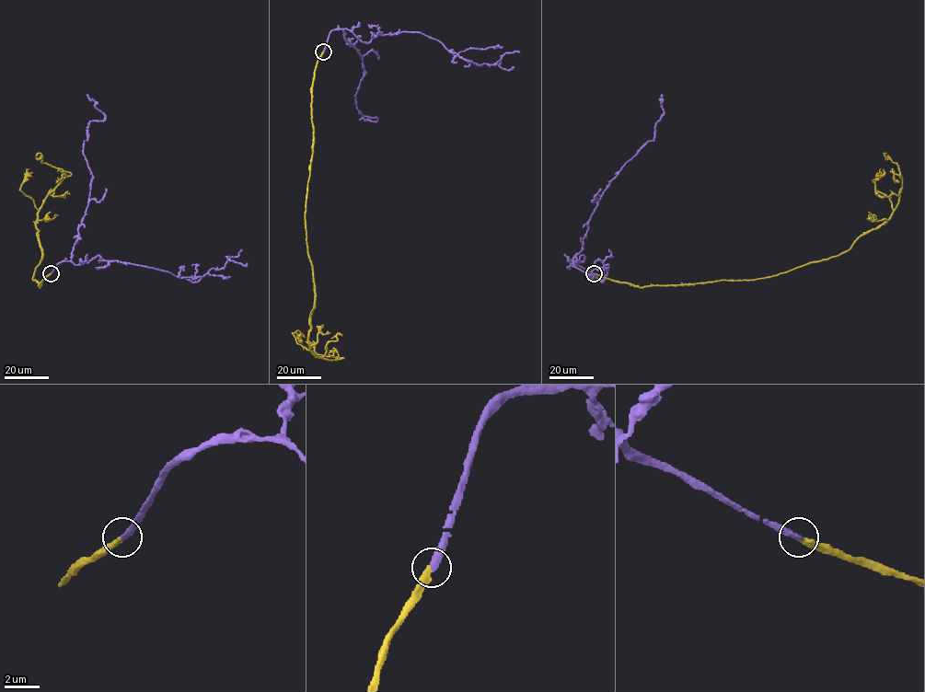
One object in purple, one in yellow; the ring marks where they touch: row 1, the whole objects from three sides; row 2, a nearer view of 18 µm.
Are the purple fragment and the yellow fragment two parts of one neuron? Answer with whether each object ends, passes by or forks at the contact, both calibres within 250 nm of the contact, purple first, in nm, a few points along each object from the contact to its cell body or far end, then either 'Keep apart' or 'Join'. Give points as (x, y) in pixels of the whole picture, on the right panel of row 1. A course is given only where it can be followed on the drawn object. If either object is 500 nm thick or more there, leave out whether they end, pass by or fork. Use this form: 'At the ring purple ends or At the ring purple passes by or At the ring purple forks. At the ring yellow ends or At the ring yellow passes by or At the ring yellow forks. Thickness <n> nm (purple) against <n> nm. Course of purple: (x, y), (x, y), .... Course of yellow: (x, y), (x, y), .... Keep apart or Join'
At the ring purple ends. At the ring yellow ends. Thickness 380 nm (purple) against 360 nm. Course of purple: (594, 273), (572, 260), (582, 249), (603, 191), (653, 140), (663, 113), (662, 94). Course of yellow: (594, 273), (640, 287), (689, 284), (769, 277), (838, 256), (878, 228), (897, 202), (902, 178), (885, 153). Join

